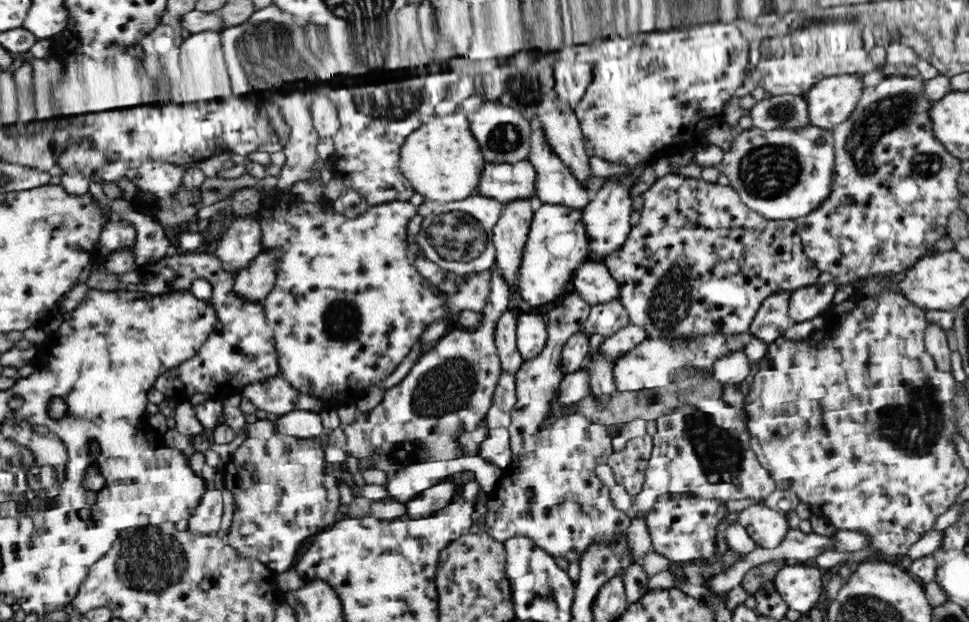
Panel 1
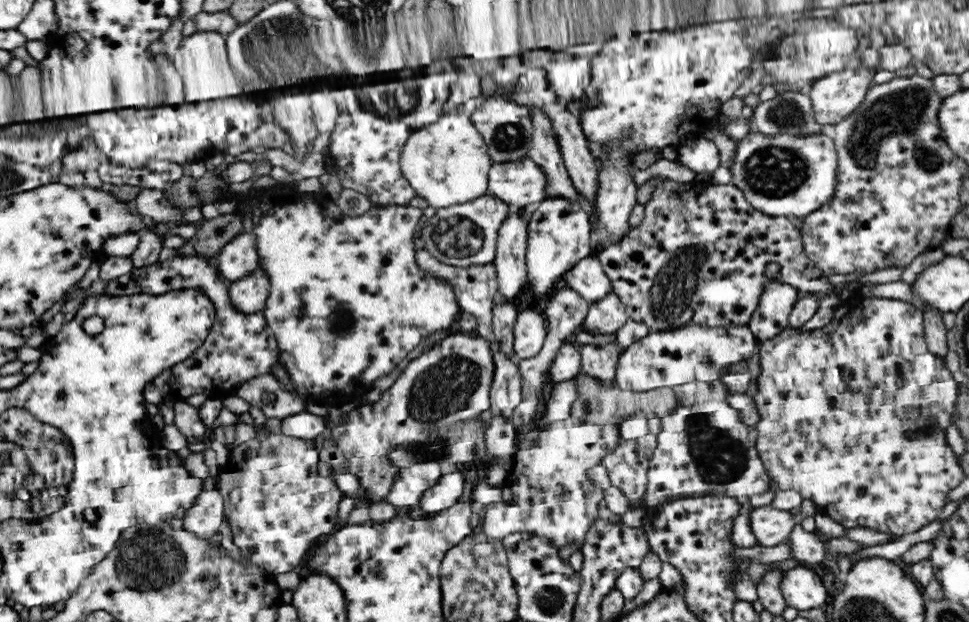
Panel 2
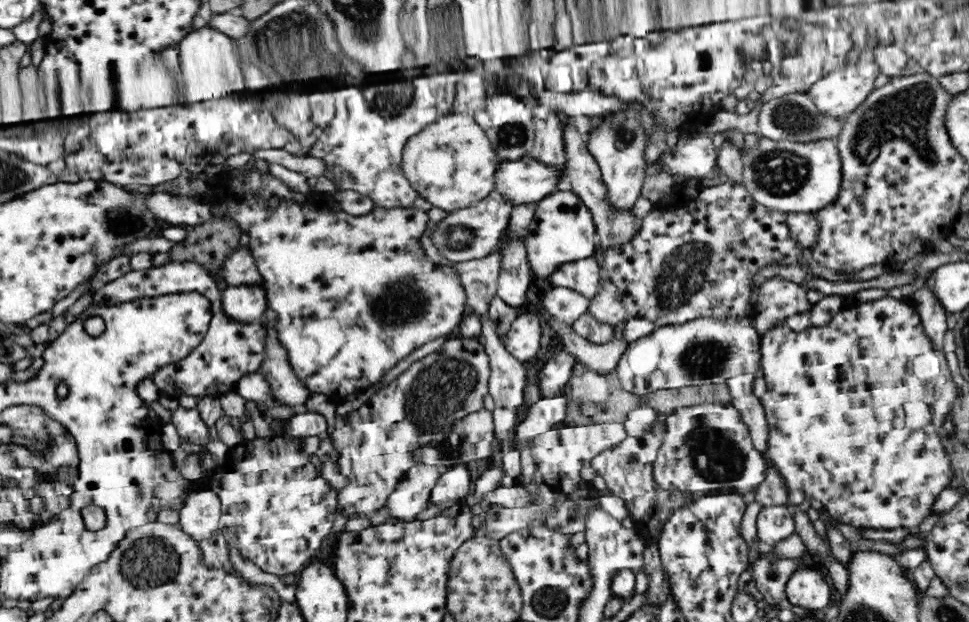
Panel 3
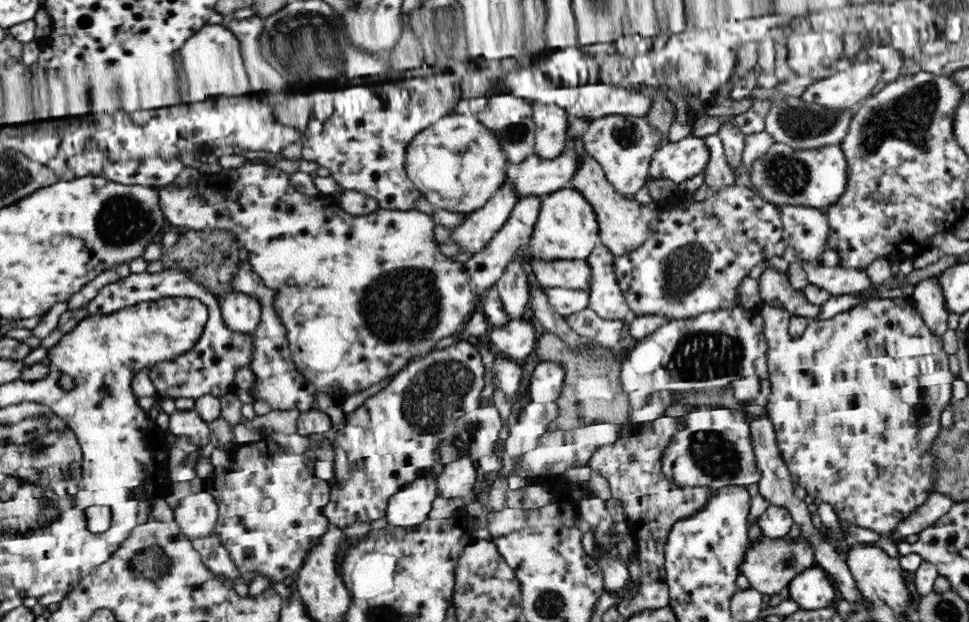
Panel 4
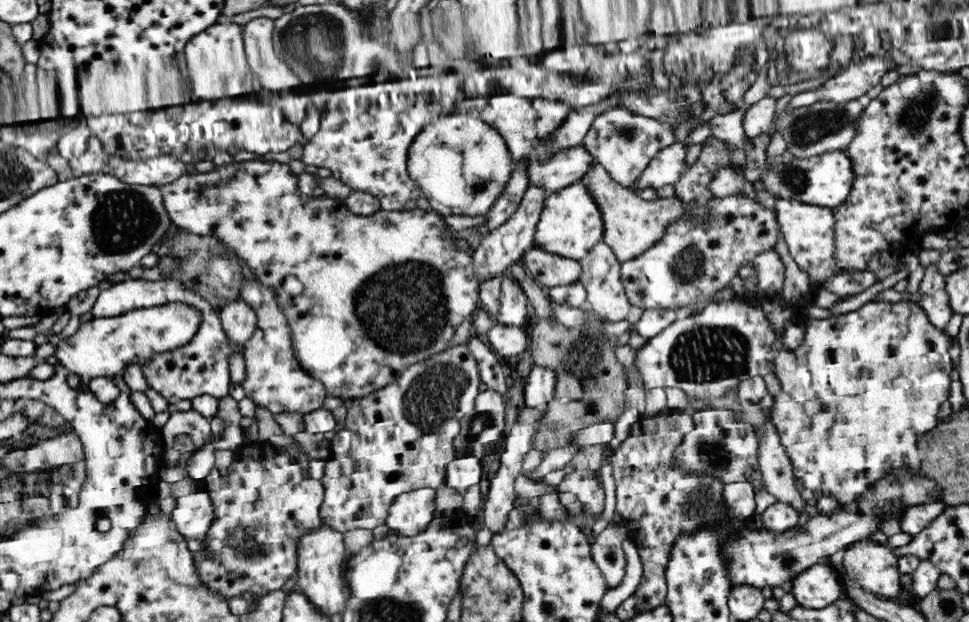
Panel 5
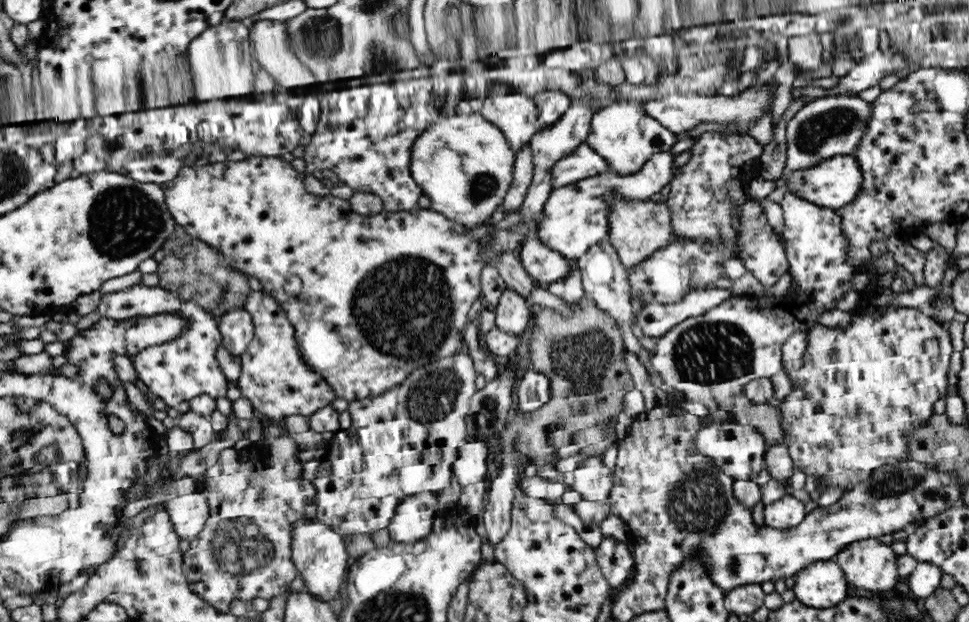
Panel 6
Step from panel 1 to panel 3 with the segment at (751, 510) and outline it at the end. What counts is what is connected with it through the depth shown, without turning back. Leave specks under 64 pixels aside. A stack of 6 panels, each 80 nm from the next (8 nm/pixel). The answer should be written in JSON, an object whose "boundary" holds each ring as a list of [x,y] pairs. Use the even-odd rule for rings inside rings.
{"boundary":[[[784,505],[762,507],[756,516],[756,530],[762,546],[772,548],[795,533],[795,516]]]}

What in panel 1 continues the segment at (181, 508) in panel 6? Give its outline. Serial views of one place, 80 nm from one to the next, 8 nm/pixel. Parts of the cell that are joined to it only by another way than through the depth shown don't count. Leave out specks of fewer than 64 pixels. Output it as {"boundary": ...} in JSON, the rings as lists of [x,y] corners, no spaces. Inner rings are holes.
{"boundary":[[[207,489],[198,506],[192,510],[187,529],[202,535],[215,534],[220,530],[222,516],[224,516],[222,493],[218,489]]]}

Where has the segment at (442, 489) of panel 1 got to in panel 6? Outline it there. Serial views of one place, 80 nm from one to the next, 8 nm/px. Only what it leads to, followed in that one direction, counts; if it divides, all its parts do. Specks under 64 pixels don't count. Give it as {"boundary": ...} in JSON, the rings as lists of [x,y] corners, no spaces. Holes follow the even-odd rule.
{"boundary":[[[468,440],[458,448],[458,458],[452,464],[452,480],[461,487],[484,479],[488,444]]]}

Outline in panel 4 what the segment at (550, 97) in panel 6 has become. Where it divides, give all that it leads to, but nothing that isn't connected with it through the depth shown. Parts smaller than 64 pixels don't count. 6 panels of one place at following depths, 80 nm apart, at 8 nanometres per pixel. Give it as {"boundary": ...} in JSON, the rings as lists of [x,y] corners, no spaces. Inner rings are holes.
{"boundary":[[[531,102],[535,123],[534,151],[541,159],[562,157],[569,147],[567,139],[567,115],[558,106]]]}

